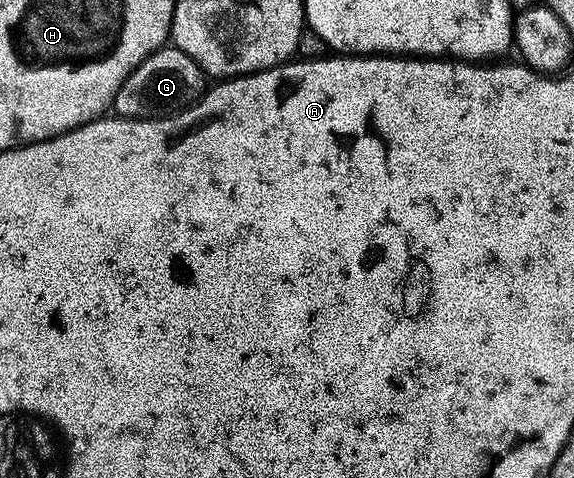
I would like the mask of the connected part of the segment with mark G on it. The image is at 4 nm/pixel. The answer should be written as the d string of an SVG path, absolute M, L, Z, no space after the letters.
M164 46L141 62L125 78L125 82L117 90L113 112L125 120L157 120L160 116L183 112L199 103L209 87L207 73L185 54L174 46Z

